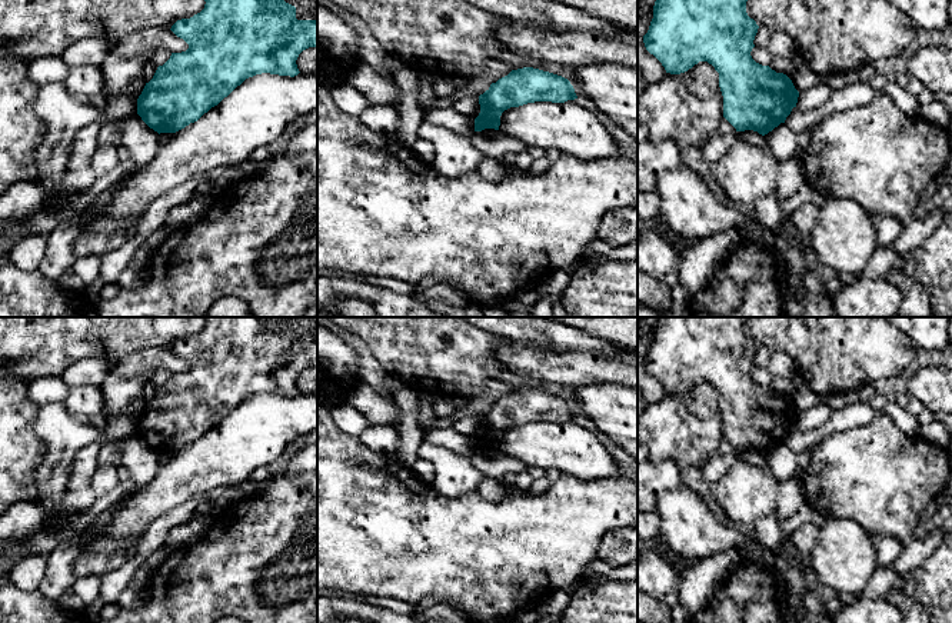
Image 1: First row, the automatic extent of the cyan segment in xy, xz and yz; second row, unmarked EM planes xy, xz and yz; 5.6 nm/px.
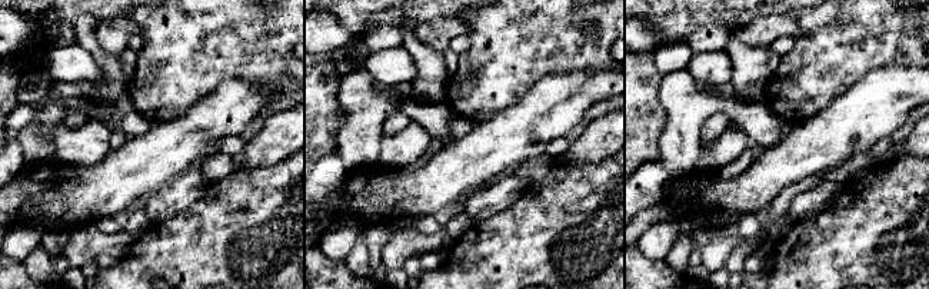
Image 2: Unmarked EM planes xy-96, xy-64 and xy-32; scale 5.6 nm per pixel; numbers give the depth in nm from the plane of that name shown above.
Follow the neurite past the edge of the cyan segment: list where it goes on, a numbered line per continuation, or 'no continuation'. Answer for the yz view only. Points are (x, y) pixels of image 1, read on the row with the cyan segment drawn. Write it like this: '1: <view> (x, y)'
no continuation

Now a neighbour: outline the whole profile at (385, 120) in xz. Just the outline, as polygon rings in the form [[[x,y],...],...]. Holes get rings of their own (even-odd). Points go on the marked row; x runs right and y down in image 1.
[[[370,104],[359,120],[370,130],[390,139],[399,139],[399,113],[395,106]]]

